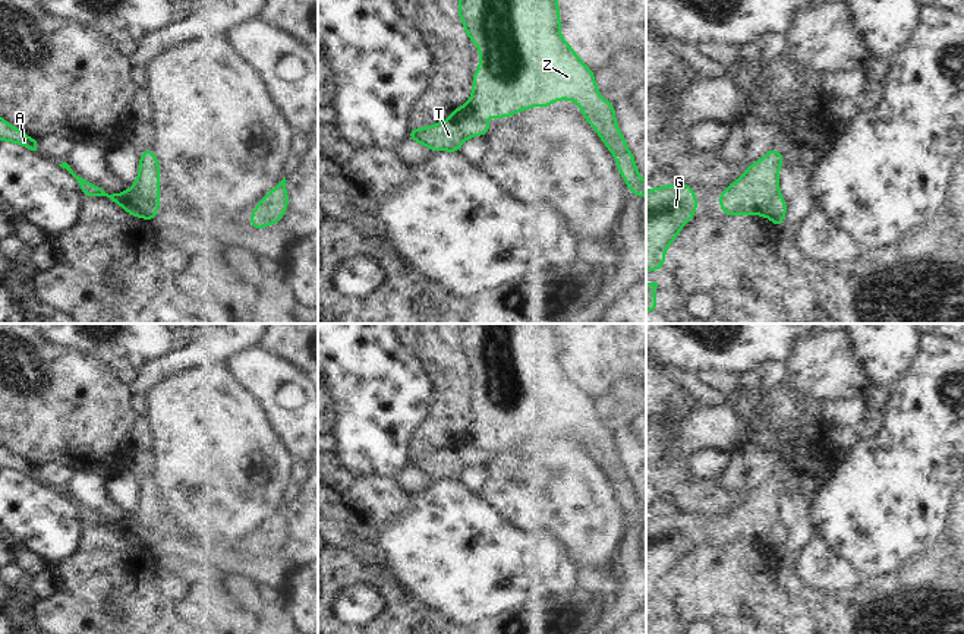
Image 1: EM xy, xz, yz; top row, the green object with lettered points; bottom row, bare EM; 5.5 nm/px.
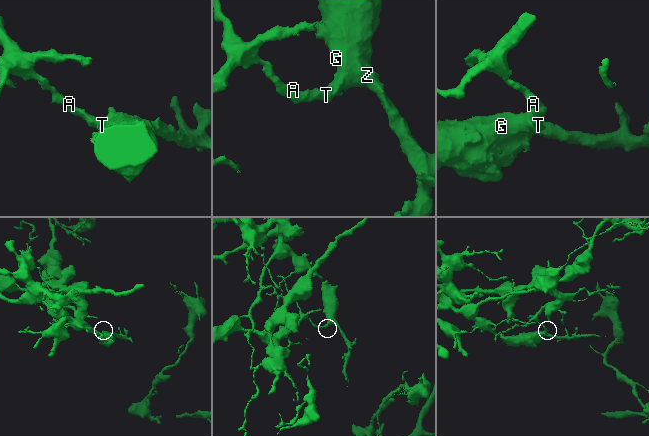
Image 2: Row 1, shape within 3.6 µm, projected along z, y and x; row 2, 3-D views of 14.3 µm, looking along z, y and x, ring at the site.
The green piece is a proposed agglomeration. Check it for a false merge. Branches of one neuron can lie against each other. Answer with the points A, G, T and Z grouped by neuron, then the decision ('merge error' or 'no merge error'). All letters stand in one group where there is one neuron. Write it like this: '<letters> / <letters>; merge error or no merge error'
A T / G Z; merge error

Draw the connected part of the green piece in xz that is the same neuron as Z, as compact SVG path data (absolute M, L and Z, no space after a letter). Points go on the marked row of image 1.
M459 0L459 18L466 29L466 37L479 48L479 69L472 75L473 89L467 100L472 119L488 124L488 117L505 119L535 105L548 108L558 100L576 102L587 124L599 135L601 141L617 160L617 171L629 186L631 195L646 199L646 182L640 177L633 154L615 120L615 104L602 98L598 91L593 70L586 66L561 37L558 0Z

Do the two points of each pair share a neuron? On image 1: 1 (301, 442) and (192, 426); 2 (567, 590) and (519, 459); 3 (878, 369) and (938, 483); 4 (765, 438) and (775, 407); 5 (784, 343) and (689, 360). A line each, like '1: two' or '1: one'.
1: two
2: two
3: two
4: two
5: one

